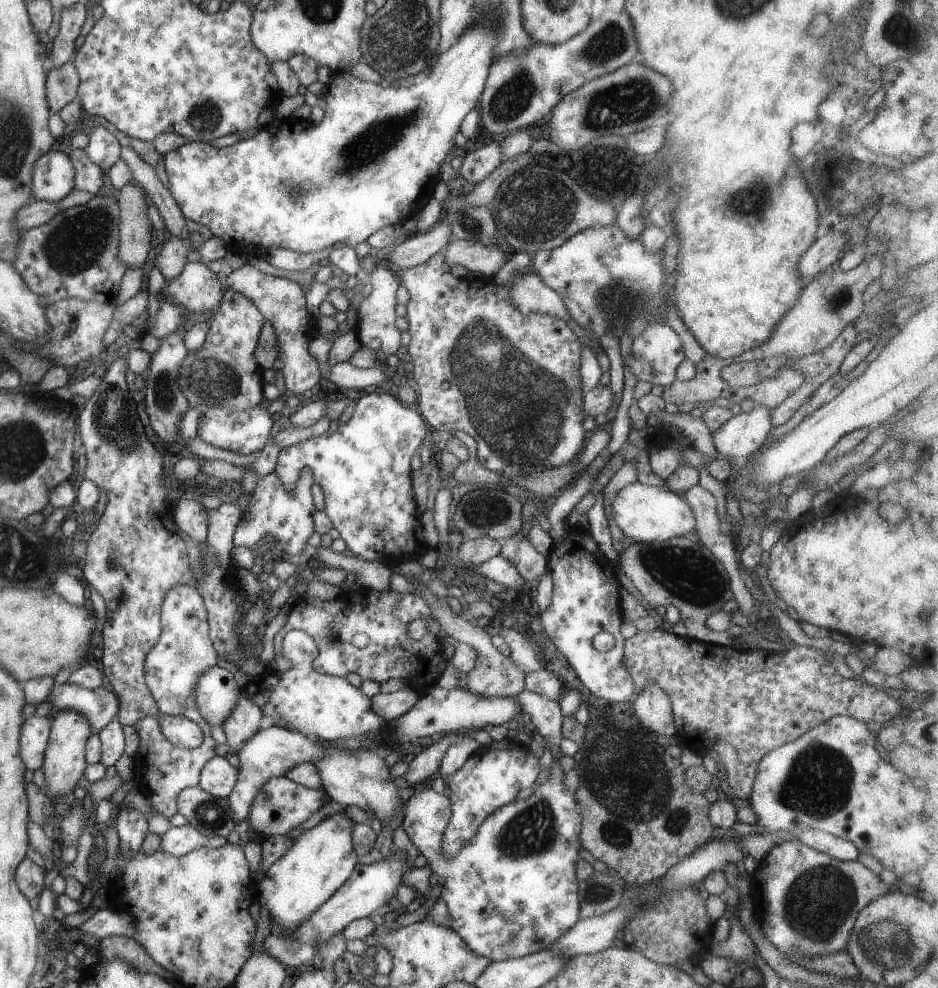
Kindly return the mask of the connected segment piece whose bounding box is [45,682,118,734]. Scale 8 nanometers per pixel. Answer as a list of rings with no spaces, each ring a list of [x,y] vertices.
[[[66,682],[59,684],[59,686],[55,684],[52,686],[51,692],[47,695],[45,701],[51,702],[52,706],[52,714],[47,716],[49,720],[52,720],[58,710],[72,710],[81,713],[87,719],[92,734],[97,734],[106,724],[109,724],[118,711],[118,698],[116,694],[102,685],[94,689],[84,689]]]

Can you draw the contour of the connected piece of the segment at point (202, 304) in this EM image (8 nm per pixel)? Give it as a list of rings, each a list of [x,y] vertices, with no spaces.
[[[187,261],[176,277],[164,280],[164,286],[156,294],[156,297],[161,302],[187,306],[194,313],[205,312],[213,308],[216,304],[220,304],[223,293],[224,288],[219,278],[215,273],[211,272],[204,262]]]

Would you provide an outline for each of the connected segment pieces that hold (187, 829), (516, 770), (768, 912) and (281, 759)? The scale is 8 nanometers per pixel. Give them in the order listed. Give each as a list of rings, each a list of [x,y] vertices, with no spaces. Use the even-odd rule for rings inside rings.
[[[189,825],[182,827],[171,826],[160,837],[159,850],[176,857],[187,854],[193,849],[201,847],[211,849],[226,843],[224,830],[219,830],[214,834],[204,834]]]
[[[522,745],[511,746],[511,748],[481,748],[480,746],[463,762],[459,770],[449,776],[442,776],[444,784],[449,788],[448,799],[451,806],[451,814],[441,837],[440,853],[444,859],[452,859],[467,841],[470,842],[485,816],[489,816],[496,808],[513,801],[521,788],[529,788],[535,782],[541,769],[537,760],[530,750]]]
[[[802,842],[773,846],[750,875],[755,920],[779,952],[793,958],[843,951],[860,910],[889,891],[877,875],[859,861],[840,861]]]
[[[274,725],[265,729],[259,728],[257,732],[253,732],[245,742],[241,742],[239,750],[235,753],[238,758],[238,766],[235,784],[226,796],[229,805],[227,825],[235,824],[246,818],[251,800],[255,798],[259,788],[265,784],[265,780],[285,774],[295,764],[301,762],[313,763],[323,756],[319,742],[315,744],[311,738],[305,738],[303,734]]]

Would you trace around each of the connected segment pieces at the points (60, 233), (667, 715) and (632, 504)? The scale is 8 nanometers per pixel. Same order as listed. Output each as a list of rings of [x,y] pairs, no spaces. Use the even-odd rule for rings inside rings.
[[[92,195],[85,204],[62,210],[45,224],[27,229],[12,265],[29,290],[45,296],[48,304],[66,298],[111,304],[127,270],[117,256],[119,225],[115,195]]]
[[[649,682],[645,688],[641,688],[631,702],[638,724],[657,736],[675,739],[671,702],[655,682]]]
[[[637,481],[618,490],[609,507],[612,520],[630,542],[663,541],[672,537],[684,537],[695,530],[692,510],[683,498],[677,493],[639,484]]]

